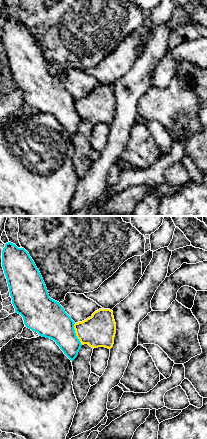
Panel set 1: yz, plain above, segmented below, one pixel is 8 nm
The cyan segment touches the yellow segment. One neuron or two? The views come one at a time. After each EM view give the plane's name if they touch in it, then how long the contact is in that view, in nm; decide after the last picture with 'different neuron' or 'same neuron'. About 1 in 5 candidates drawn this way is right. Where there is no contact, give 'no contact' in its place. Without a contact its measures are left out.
contact in yz; length 190 nm

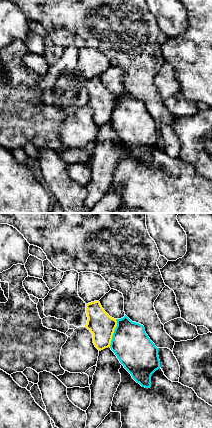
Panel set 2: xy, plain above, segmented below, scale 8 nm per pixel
contact in xy; length 240 nm

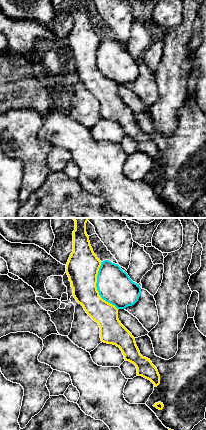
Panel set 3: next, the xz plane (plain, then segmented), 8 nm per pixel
contact in xz; length 420 nm

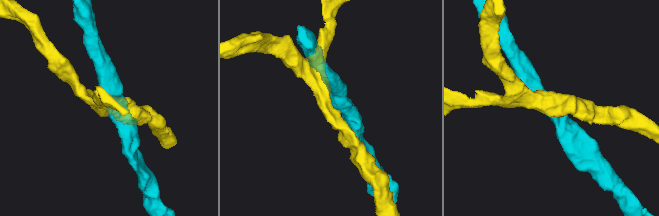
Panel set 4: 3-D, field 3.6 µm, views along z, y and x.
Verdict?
different neuron

